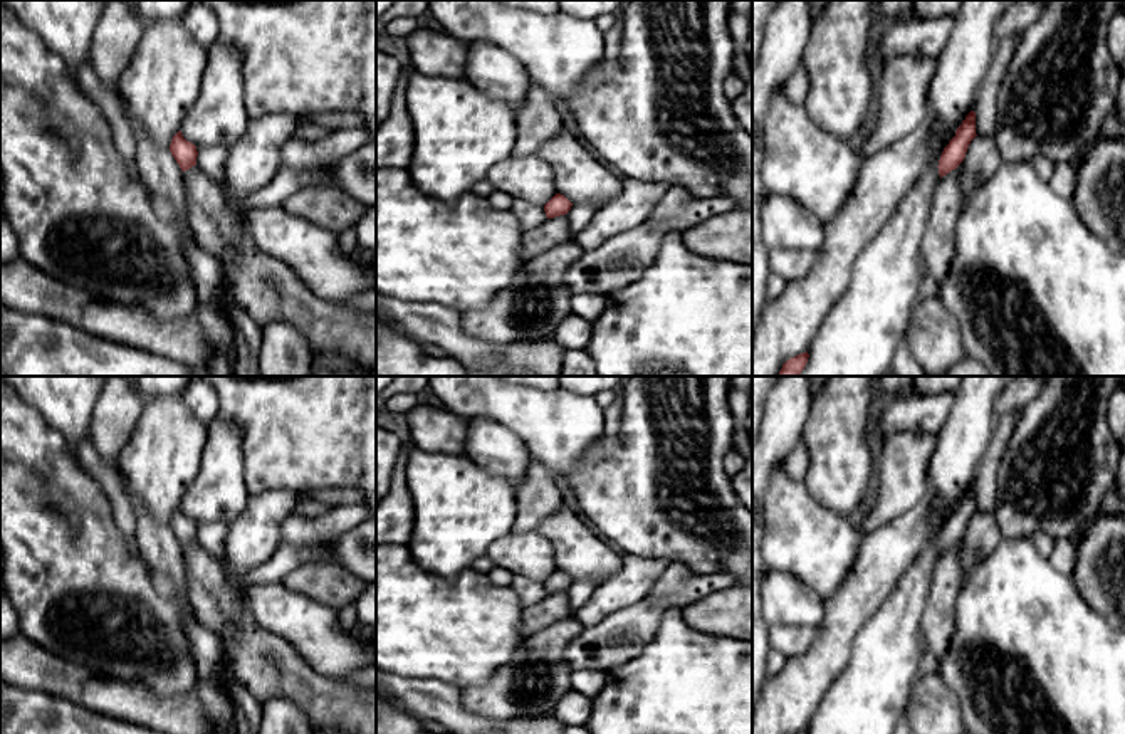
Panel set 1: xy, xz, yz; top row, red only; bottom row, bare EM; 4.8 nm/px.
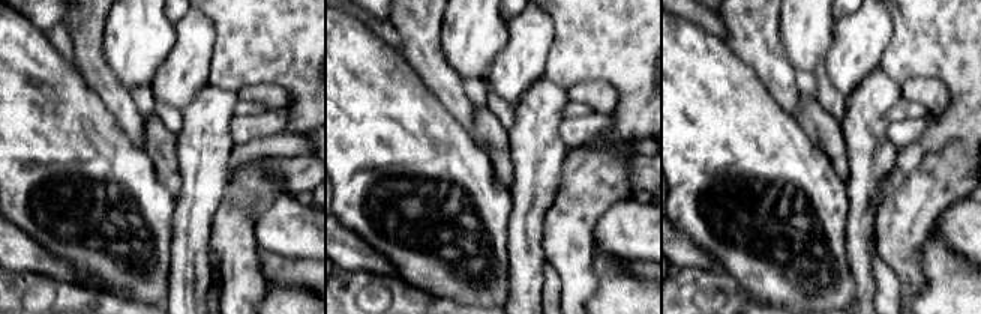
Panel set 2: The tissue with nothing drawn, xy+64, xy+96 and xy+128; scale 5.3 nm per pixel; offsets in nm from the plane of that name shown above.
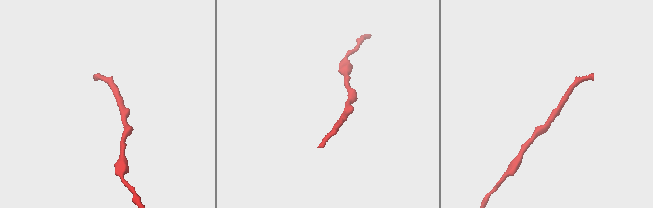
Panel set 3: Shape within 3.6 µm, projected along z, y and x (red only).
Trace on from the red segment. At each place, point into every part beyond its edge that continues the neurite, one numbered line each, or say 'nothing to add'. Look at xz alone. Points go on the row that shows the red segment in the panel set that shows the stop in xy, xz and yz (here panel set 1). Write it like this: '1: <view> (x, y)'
nothing to add

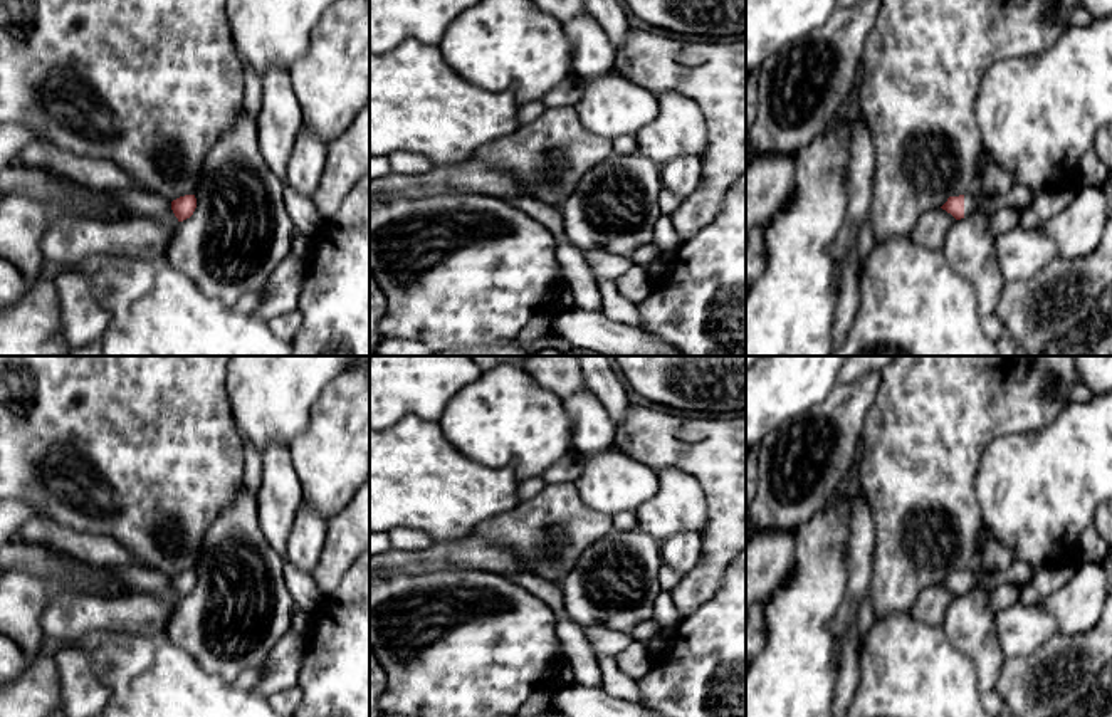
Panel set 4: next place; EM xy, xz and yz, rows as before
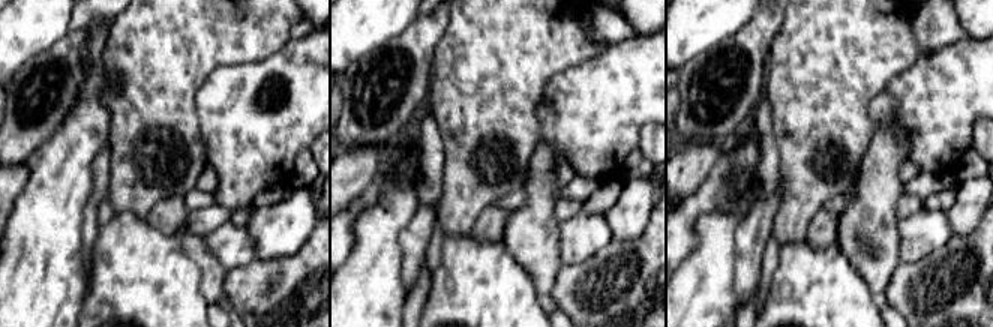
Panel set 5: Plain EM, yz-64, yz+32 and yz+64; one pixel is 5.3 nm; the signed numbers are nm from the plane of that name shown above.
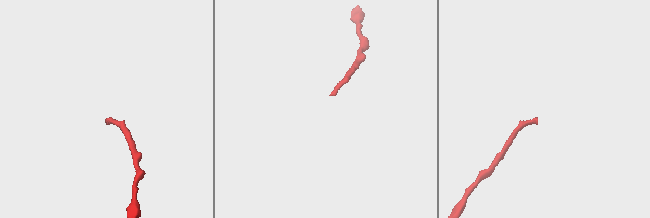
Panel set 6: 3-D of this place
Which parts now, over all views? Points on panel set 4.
1: yz (1020, 197)

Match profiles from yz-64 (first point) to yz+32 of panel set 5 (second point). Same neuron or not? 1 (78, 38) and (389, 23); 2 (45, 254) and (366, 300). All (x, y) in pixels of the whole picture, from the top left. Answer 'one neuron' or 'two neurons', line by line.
1: two neurons
2: one neuron

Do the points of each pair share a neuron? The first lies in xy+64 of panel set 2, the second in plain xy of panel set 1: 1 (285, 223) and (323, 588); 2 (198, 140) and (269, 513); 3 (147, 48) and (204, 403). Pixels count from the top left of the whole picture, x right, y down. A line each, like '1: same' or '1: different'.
1: different
2: same
3: different

